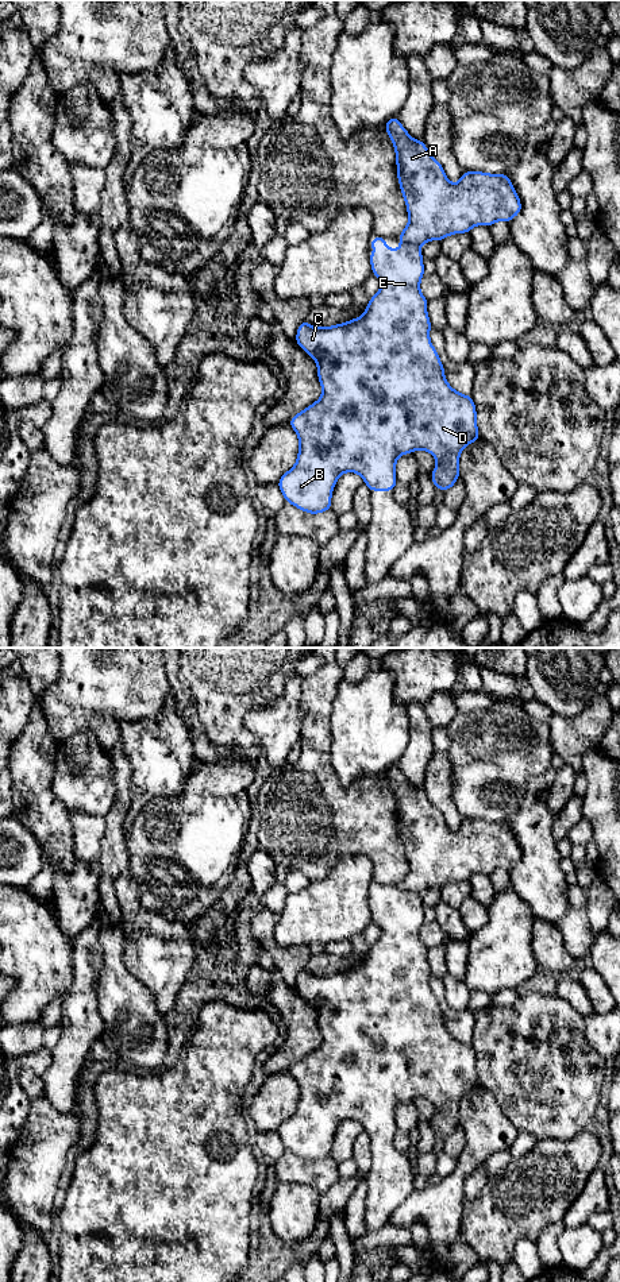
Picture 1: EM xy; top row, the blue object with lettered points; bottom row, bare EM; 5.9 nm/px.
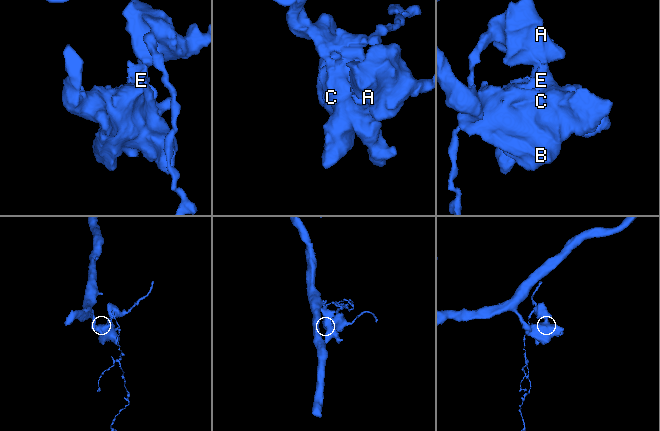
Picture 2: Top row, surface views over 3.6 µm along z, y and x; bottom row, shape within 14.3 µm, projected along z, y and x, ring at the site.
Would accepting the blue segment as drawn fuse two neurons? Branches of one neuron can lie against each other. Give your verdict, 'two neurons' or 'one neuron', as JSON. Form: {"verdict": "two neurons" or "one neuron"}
{"verdict": "two neurons"}

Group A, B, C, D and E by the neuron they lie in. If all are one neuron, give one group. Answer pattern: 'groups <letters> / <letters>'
groups A / B C D E

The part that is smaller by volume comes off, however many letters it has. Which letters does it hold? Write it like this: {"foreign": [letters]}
{"foreign": ["A"]}

